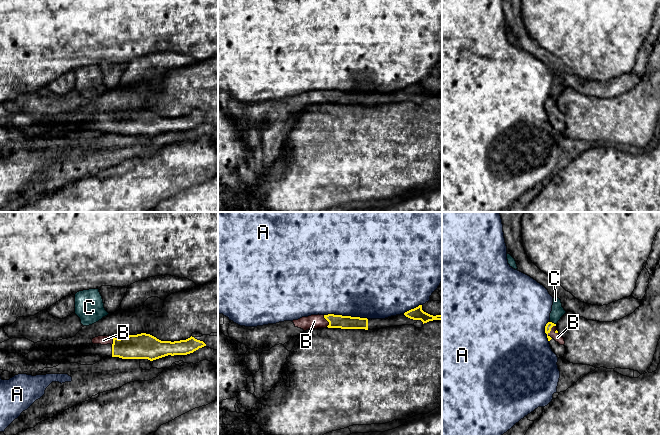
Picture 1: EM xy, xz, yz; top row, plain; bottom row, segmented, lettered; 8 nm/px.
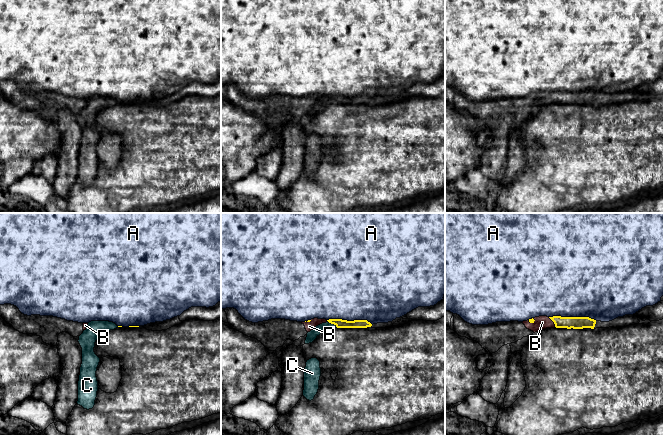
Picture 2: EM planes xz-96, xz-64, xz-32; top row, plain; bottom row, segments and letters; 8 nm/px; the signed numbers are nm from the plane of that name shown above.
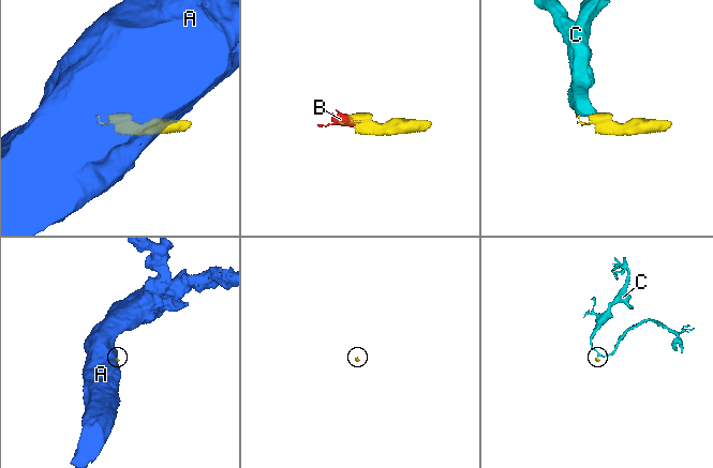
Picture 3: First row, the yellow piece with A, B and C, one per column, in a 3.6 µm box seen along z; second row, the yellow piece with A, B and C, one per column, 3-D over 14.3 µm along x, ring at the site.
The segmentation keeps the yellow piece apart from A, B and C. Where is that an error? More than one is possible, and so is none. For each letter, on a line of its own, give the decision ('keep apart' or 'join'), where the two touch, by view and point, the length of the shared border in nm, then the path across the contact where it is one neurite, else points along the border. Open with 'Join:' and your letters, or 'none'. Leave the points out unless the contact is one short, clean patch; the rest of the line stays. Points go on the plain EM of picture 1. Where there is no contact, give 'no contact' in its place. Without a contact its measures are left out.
Join: B
A: keep apart; contact xz (346, 92); length 360 nm
B: join; contact yz (550, 106); length 120 nm
C: keep apart; contact yz (553, 99); length 50 nm; border yz (550, 97), (555, 100)

